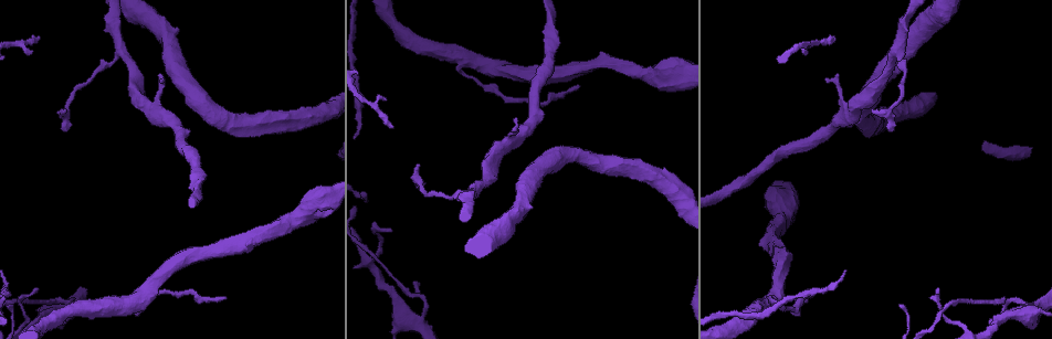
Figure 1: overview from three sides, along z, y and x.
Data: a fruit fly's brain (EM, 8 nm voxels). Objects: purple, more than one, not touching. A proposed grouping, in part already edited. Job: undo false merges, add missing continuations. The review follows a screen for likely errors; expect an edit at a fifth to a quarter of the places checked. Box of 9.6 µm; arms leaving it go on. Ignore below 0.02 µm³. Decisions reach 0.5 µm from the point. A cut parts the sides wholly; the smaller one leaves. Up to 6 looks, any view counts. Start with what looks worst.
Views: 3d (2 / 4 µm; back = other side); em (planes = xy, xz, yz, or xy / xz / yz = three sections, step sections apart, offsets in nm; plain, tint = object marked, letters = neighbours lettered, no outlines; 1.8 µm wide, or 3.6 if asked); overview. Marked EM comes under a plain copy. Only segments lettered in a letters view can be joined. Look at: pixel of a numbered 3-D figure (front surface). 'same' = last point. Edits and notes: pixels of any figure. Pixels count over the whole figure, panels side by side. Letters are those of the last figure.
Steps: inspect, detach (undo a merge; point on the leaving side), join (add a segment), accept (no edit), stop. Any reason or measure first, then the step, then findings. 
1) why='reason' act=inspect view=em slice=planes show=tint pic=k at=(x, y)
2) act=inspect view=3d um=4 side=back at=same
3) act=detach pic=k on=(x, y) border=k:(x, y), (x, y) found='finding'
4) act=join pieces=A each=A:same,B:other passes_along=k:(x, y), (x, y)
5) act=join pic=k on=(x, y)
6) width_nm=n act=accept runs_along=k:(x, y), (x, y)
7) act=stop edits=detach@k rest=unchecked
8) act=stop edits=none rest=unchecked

act=inspect view=3d um=4 side=back pic=1 at=(226, 299)

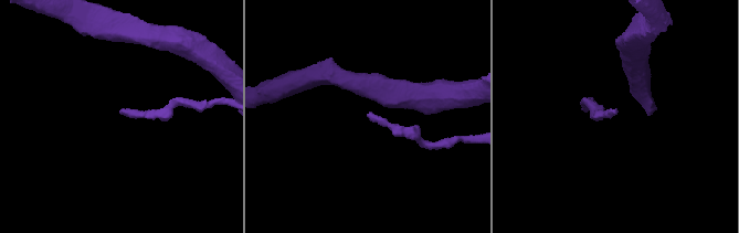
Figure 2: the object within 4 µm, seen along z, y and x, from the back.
why='shape alone is not enough' act=inspect view=em um=3.6 slice=xy step=8 show=letters pic=2 at=(368, 117)

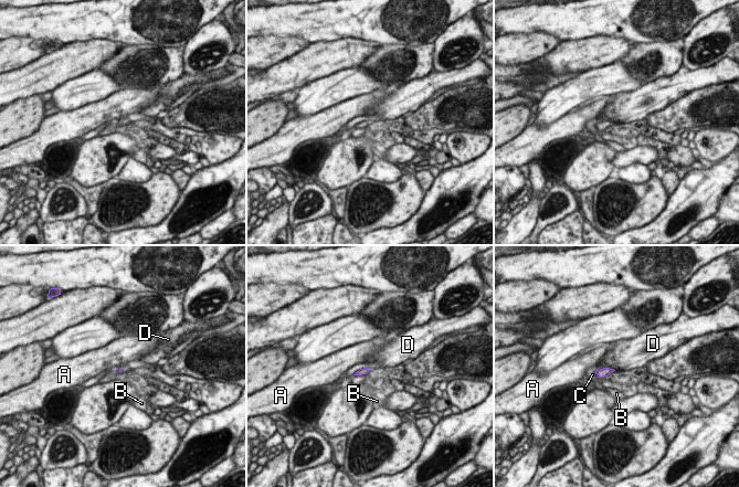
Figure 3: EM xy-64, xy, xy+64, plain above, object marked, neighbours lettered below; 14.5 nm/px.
why='another direction' act=inspect view=em um=3.6 slice=xz step=8 show=letters at=same

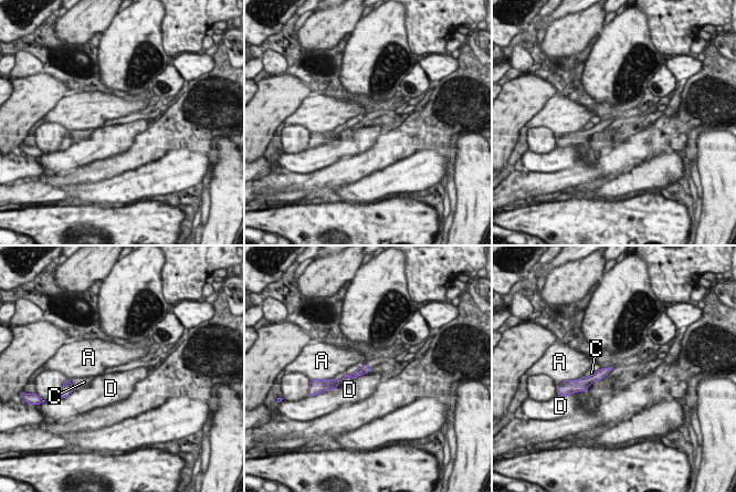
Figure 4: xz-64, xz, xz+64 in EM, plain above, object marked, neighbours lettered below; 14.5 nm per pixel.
width_nm=90 act=accept each=A:other,C:other,D:other border=4:(367, 372), (345, 377), (335, 388) found='none of them fits'

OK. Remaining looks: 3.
why='branch stops here' act=inspect view=em slice=planes show=letters pic=1 at=(64, 109)

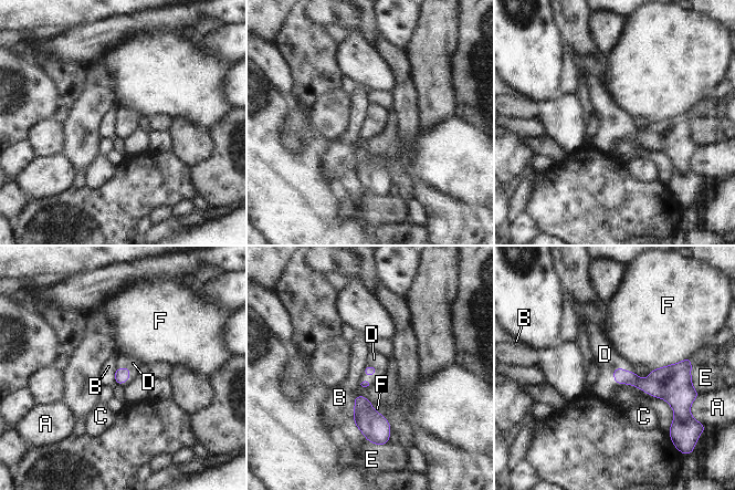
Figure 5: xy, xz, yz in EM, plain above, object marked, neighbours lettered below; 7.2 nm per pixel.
width_nm=80 act=join pieces=D each=A:other,B:other,C:other,D:same,E:other,F:other passes_along=5:(621, 376), (617, 367), (605, 354) found='the neuron continues'

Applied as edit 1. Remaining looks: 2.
act=inspect view=3d um=4 pic=1 at=(473, 187)

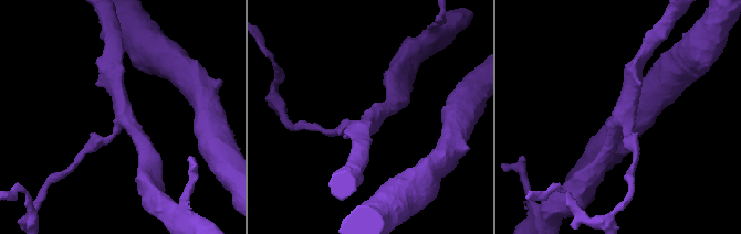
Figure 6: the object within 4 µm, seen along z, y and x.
arms=3 arm_widths_nm=200,260,280 why='need the tissue' act=inspect view=em slice=planes show=letters pic=6 at=(371, 117)

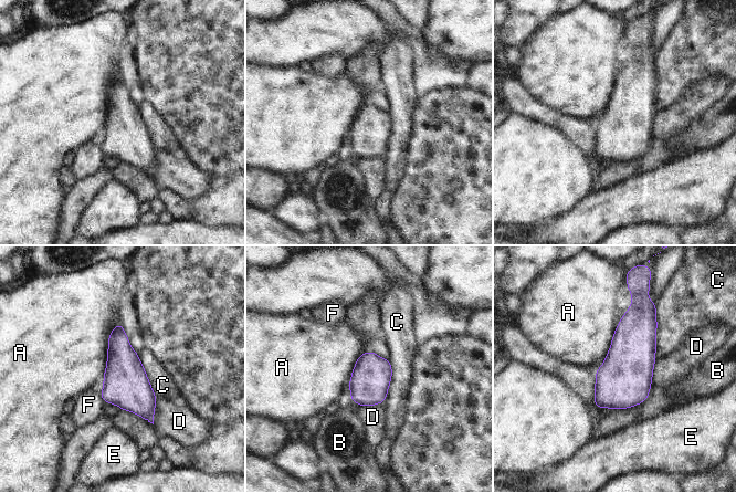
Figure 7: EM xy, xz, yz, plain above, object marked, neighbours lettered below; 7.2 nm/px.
width_nm=280 act=accept each=A:other,B:other,C:other,D:other,E:other,F:other border=7:(118, 322), (108, 338), (104, 373) found='all the same neuron'

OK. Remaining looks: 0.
act=stop edits=join@5 rest=unchecked

